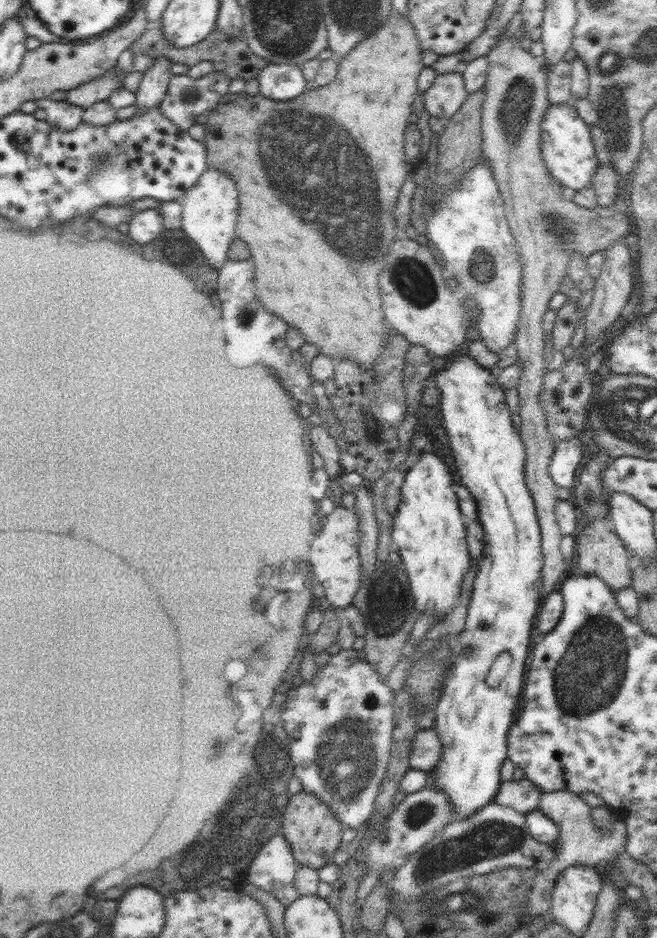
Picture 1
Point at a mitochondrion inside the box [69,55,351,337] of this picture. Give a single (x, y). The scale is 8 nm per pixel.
(99, 158)

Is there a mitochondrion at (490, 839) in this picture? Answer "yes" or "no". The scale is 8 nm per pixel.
yes

